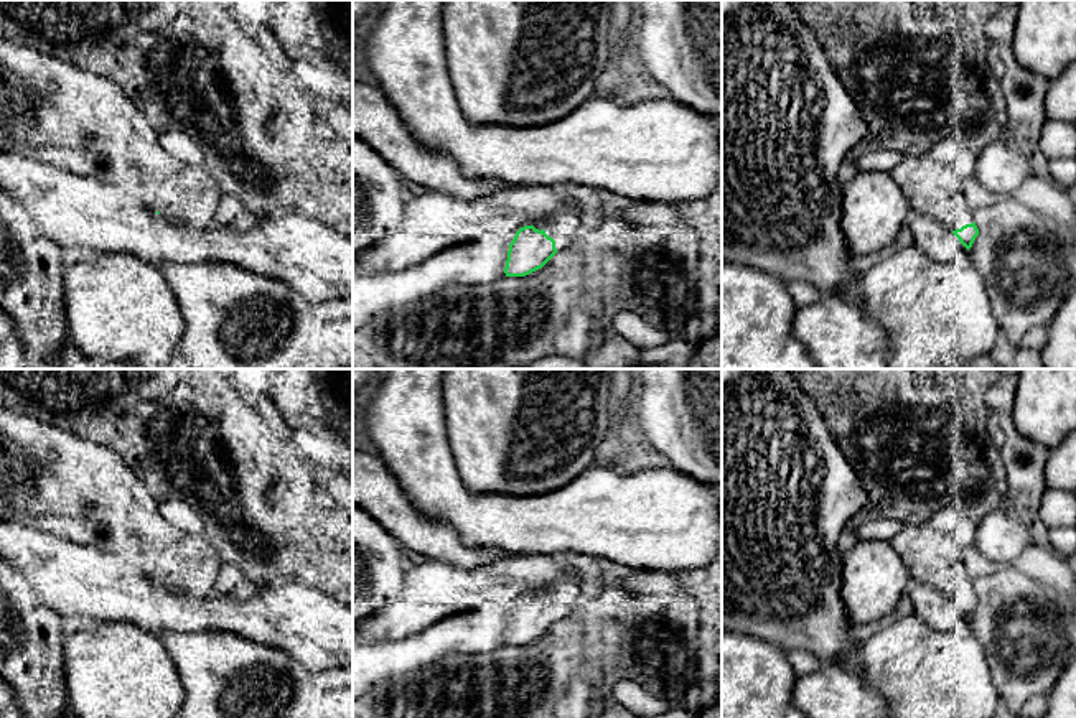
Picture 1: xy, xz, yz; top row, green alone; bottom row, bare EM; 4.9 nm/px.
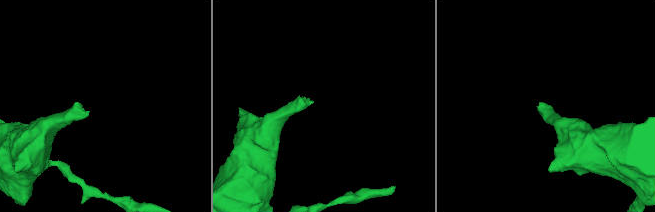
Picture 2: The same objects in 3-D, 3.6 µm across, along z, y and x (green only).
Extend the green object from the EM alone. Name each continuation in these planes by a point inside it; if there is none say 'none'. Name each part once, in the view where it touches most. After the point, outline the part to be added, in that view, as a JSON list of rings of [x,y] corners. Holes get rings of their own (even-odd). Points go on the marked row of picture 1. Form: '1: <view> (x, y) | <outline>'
1: xz (564, 226) | [[[570,204],[554,216],[531,226],[539,231],[544,229],[545,234],[555,240],[557,252],[567,252],[575,249],[577,234],[582,229],[582,224],[582,214]]]

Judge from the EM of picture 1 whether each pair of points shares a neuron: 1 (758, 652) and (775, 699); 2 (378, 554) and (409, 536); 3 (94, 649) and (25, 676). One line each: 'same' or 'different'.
1: same
2: different
3: different

